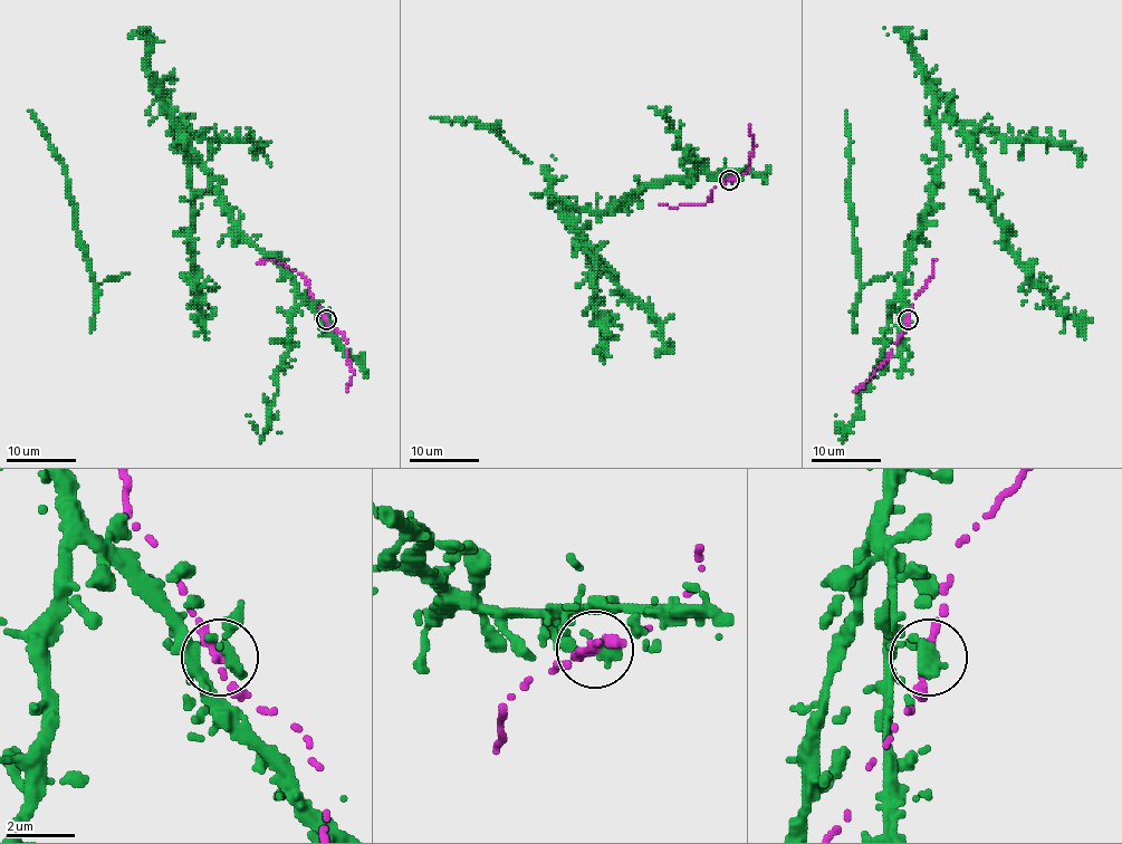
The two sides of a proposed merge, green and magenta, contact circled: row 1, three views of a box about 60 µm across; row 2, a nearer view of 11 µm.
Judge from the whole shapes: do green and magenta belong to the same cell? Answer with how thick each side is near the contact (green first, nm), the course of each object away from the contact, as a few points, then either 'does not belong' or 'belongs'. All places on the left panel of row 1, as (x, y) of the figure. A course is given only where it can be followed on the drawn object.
calibres 480 and 240 nm; course green (327, 319), (242, 232), (224, 197), (195, 159), (161, 96), (180, 131), (189, 165), (192, 285), (208, 338); course magenta (327, 319), (300, 275), (275, 260), (258, 262); belongs

